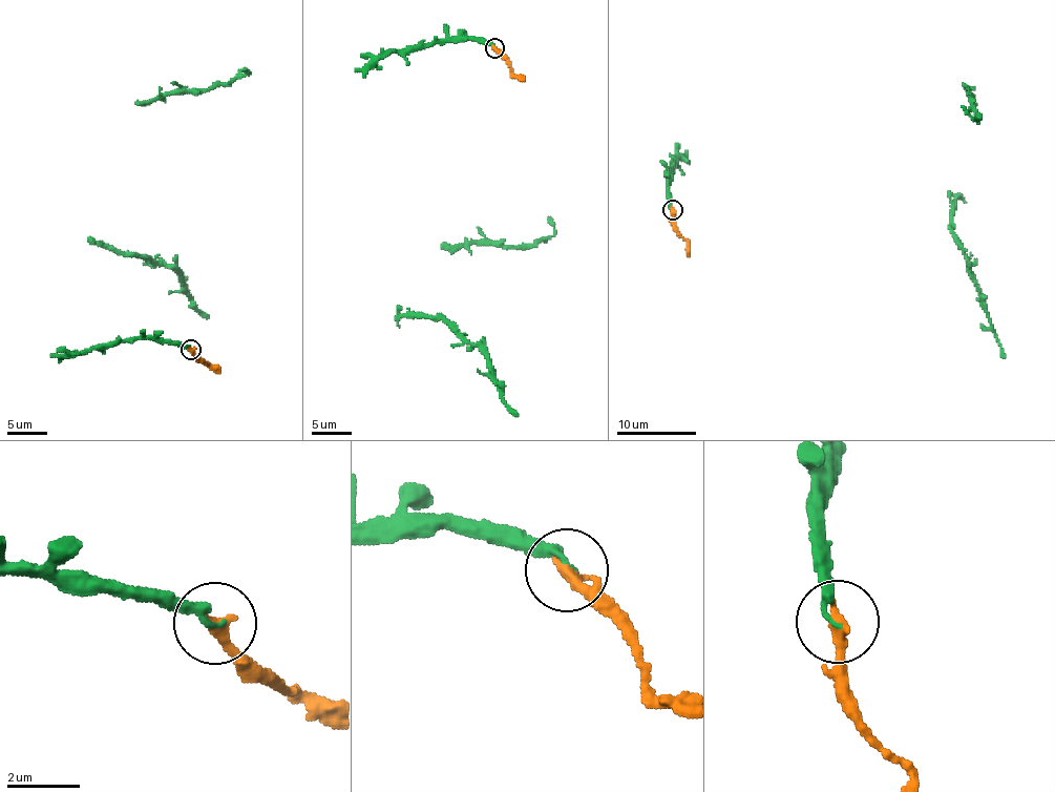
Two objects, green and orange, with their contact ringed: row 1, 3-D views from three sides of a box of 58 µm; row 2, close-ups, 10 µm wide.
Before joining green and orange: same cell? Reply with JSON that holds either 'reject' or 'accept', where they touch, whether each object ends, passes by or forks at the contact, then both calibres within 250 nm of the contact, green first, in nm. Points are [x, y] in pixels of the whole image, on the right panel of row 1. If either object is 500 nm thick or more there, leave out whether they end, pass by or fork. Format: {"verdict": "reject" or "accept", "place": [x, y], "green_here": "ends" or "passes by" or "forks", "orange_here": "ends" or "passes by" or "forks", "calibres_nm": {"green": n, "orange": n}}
{"verdict": "accept", "place": [672, 210], "green_here": "ends", "orange_here": "ends", "calibres_nm": {"green": 200, "orange": 360}}

